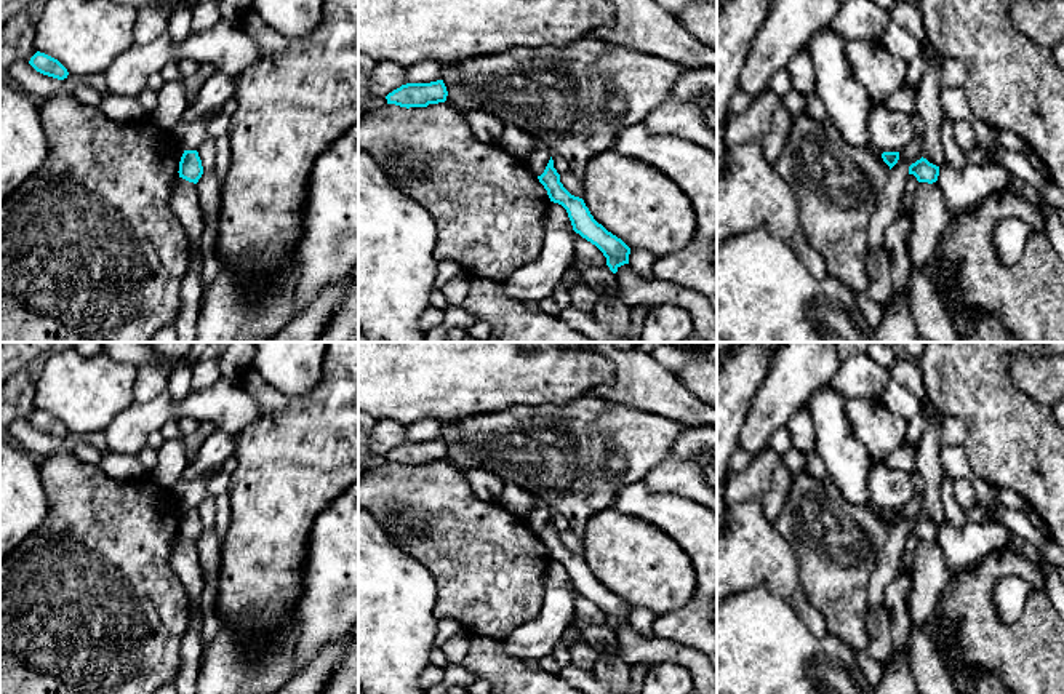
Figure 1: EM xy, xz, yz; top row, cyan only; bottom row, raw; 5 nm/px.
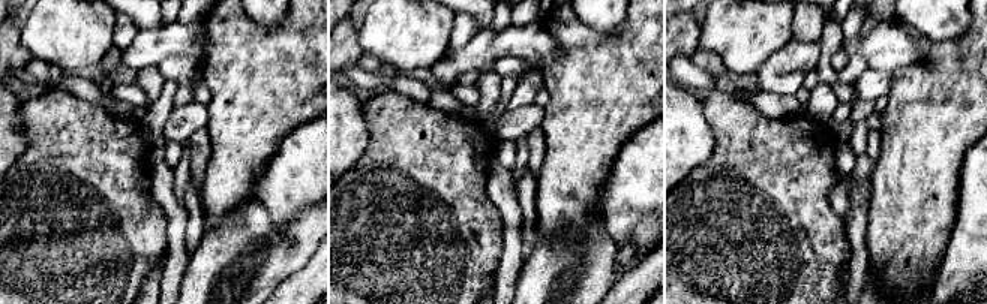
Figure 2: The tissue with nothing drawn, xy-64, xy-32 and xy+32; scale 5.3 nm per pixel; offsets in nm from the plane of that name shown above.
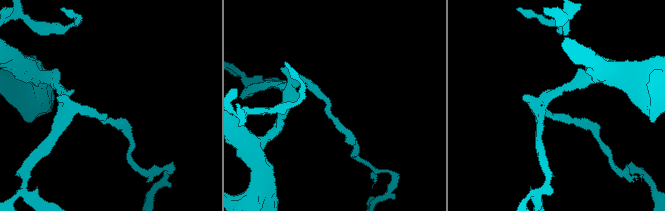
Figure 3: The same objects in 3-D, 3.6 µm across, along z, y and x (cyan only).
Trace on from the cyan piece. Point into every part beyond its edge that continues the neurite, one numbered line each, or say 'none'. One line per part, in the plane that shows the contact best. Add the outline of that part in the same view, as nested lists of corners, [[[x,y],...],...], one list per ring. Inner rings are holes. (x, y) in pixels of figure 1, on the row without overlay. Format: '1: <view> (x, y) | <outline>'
none

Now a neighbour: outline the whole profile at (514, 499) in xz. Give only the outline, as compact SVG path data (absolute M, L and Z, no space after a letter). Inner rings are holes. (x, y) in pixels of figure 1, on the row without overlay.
M504 485L504 491L501 493L498 502L507 512L523 518L541 504L531 493L517 485Z

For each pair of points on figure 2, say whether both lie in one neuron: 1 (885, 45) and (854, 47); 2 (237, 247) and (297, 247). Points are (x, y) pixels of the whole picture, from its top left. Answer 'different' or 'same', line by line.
1: same
2: same

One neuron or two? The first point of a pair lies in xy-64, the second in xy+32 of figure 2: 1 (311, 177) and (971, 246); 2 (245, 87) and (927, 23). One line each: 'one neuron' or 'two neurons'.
1: one neuron
2: two neurons

